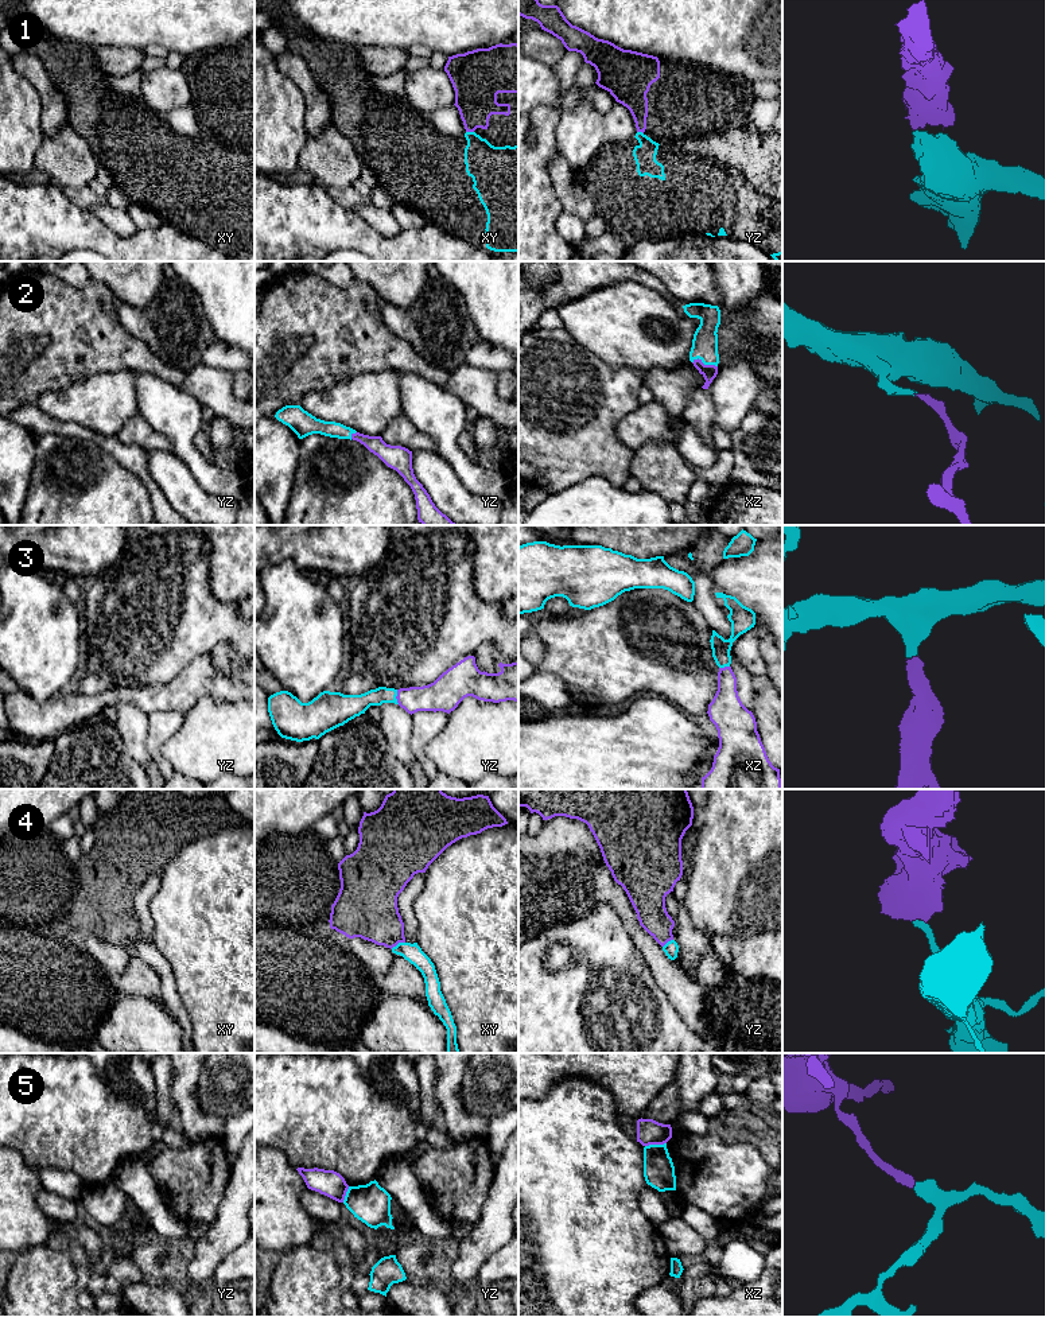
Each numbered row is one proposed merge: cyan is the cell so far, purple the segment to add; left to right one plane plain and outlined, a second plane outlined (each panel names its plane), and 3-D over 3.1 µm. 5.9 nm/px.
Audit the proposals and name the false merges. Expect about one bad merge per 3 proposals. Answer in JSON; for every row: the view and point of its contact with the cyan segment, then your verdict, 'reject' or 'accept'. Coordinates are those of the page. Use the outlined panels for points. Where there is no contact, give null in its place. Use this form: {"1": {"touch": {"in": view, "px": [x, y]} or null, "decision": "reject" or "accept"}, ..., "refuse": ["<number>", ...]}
{"1": {"touch": {"in": "xy", "px": [470, 132]}, "decision": "accept"}, "2": {"touch": {"in": "xz", "px": [704, 364]}, "decision": "accept"}, "3": {"touch": {"in": "yz", "px": [396, 695]}, "decision": "accept"}, "4": {"touch": {"in": "xy", "px": [397, 944]}, "decision": "reject"}, "5": {"touch": {"in": "xz", "px": [655, 1145]}, "decision": "reject"}, "refuse": ["4", "5"]}

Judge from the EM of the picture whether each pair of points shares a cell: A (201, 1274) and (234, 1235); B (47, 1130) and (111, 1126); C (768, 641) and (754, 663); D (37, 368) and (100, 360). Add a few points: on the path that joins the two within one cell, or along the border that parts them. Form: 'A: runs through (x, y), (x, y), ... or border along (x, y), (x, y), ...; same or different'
A: runs through (204, 1263), (224, 1243); same
B: runs through (63, 1126), (94, 1126); same
C: border along (762, 633), (760, 653), (768, 673); different
D: runs through (53, 354), (84, 354); same

